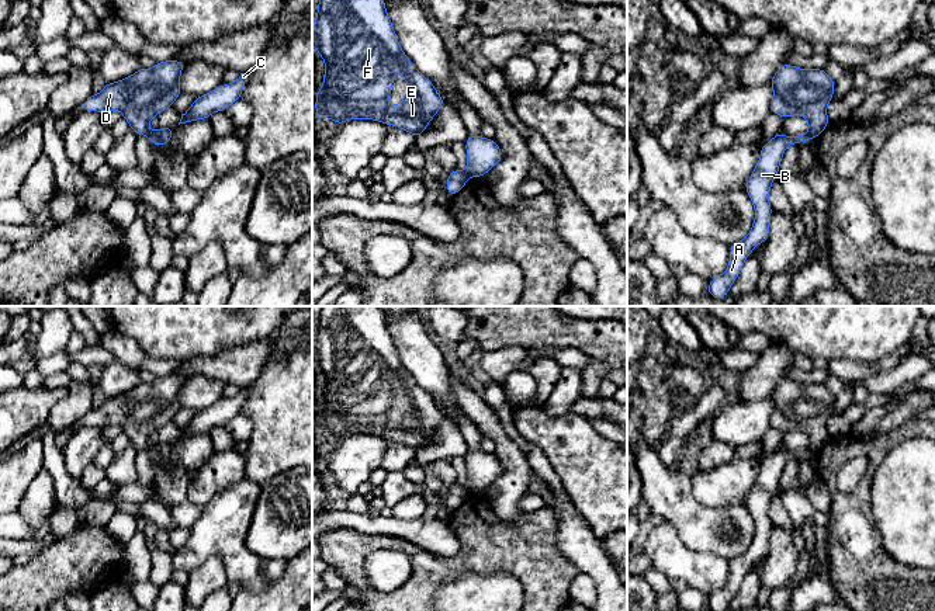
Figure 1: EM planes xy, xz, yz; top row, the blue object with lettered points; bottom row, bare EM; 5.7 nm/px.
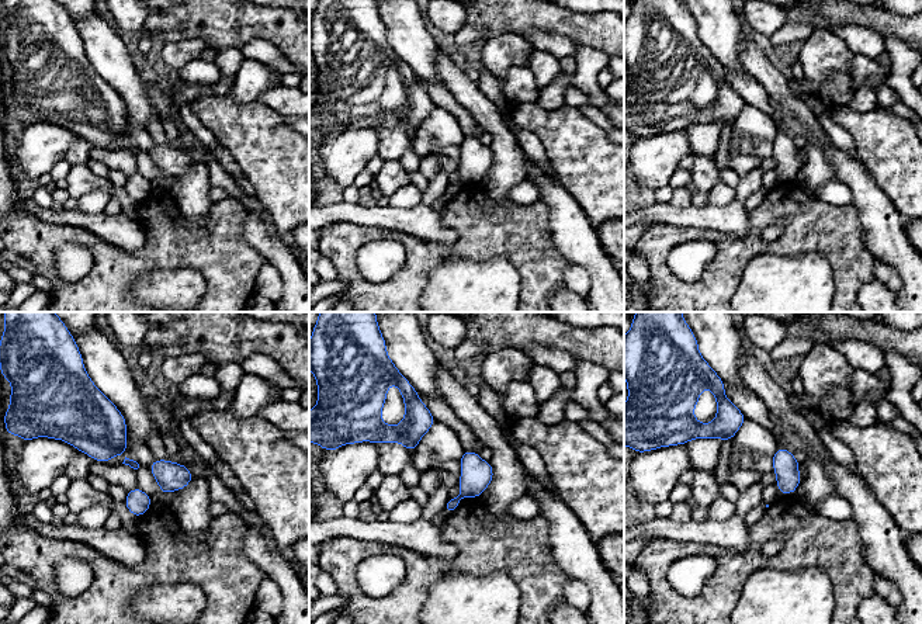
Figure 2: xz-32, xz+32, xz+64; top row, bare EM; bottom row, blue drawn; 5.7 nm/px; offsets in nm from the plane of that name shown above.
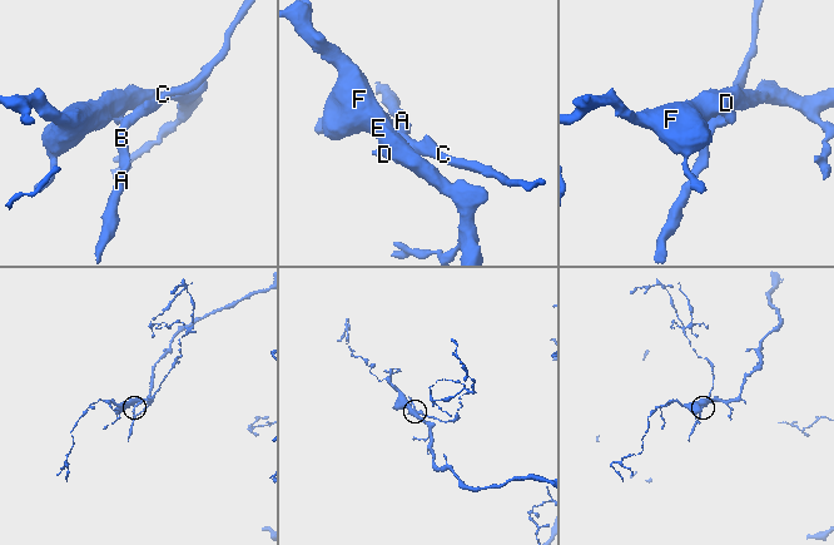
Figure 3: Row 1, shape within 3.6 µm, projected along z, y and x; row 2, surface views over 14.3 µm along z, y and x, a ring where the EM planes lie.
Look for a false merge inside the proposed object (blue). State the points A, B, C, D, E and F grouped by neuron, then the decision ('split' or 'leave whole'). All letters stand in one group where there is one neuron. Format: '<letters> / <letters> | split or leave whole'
A B C / D E F | split

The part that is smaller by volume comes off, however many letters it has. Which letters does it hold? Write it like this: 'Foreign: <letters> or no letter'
Foreign: A, B, C

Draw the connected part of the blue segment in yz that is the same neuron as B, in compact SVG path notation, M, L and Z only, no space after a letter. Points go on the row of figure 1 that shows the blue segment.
M779 132L761 147L758 163L745 185L745 191L755 209L755 219L749 233L730 247L730 260L726 272L709 282L707 292L714 299L723 299L730 294L731 285L740 275L747 257L758 244L768 240L772 216L769 191L772 181L778 178L783 153L790 145L800 145L808 140L811 140L808 132L796 136L785 136Z

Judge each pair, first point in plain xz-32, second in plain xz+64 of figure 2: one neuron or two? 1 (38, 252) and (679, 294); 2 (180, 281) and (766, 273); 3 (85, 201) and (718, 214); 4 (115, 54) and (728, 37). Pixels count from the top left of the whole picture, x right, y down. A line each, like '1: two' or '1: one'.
1: one
2: one
3: two
4: one

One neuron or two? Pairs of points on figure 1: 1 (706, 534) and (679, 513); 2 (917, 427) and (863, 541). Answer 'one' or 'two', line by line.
1: one
2: one

